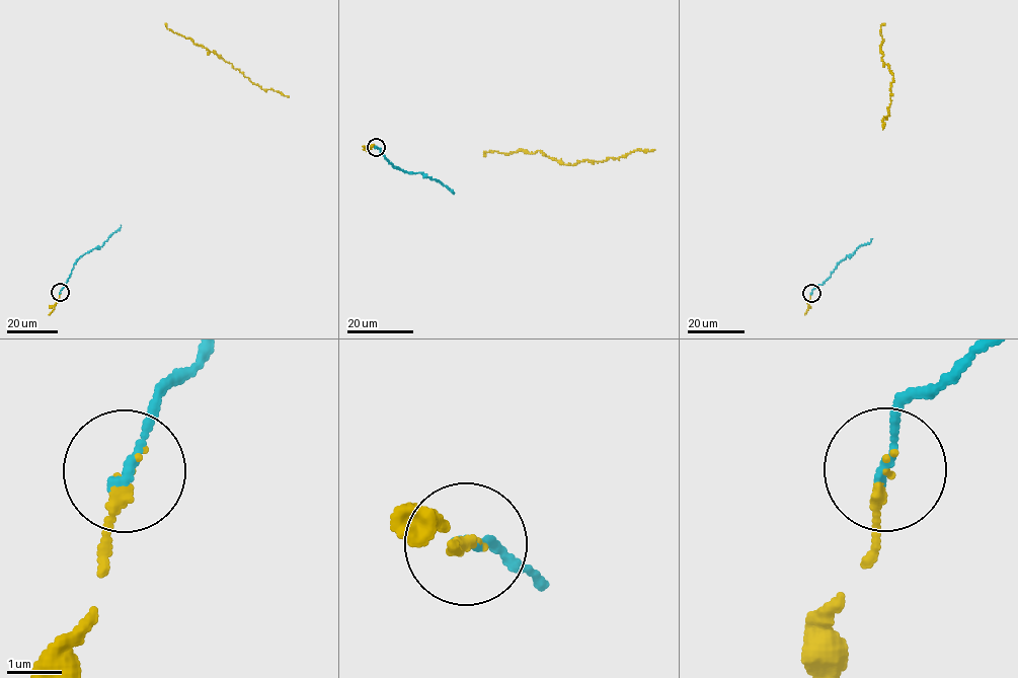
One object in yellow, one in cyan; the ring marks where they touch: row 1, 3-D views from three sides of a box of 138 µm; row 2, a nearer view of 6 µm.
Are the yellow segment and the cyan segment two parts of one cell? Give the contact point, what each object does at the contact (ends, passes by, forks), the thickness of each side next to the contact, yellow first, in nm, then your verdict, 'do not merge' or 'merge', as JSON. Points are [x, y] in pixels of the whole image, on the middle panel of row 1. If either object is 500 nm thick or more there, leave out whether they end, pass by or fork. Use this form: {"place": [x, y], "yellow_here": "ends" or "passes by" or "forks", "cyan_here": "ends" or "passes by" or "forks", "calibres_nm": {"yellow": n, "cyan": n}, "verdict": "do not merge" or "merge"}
{"place": [376, 147], "yellow_here": "ends", "cyan_here": "ends", "calibres_nm": {"yellow": 190, "cyan": 160}, "verdict": "merge"}

